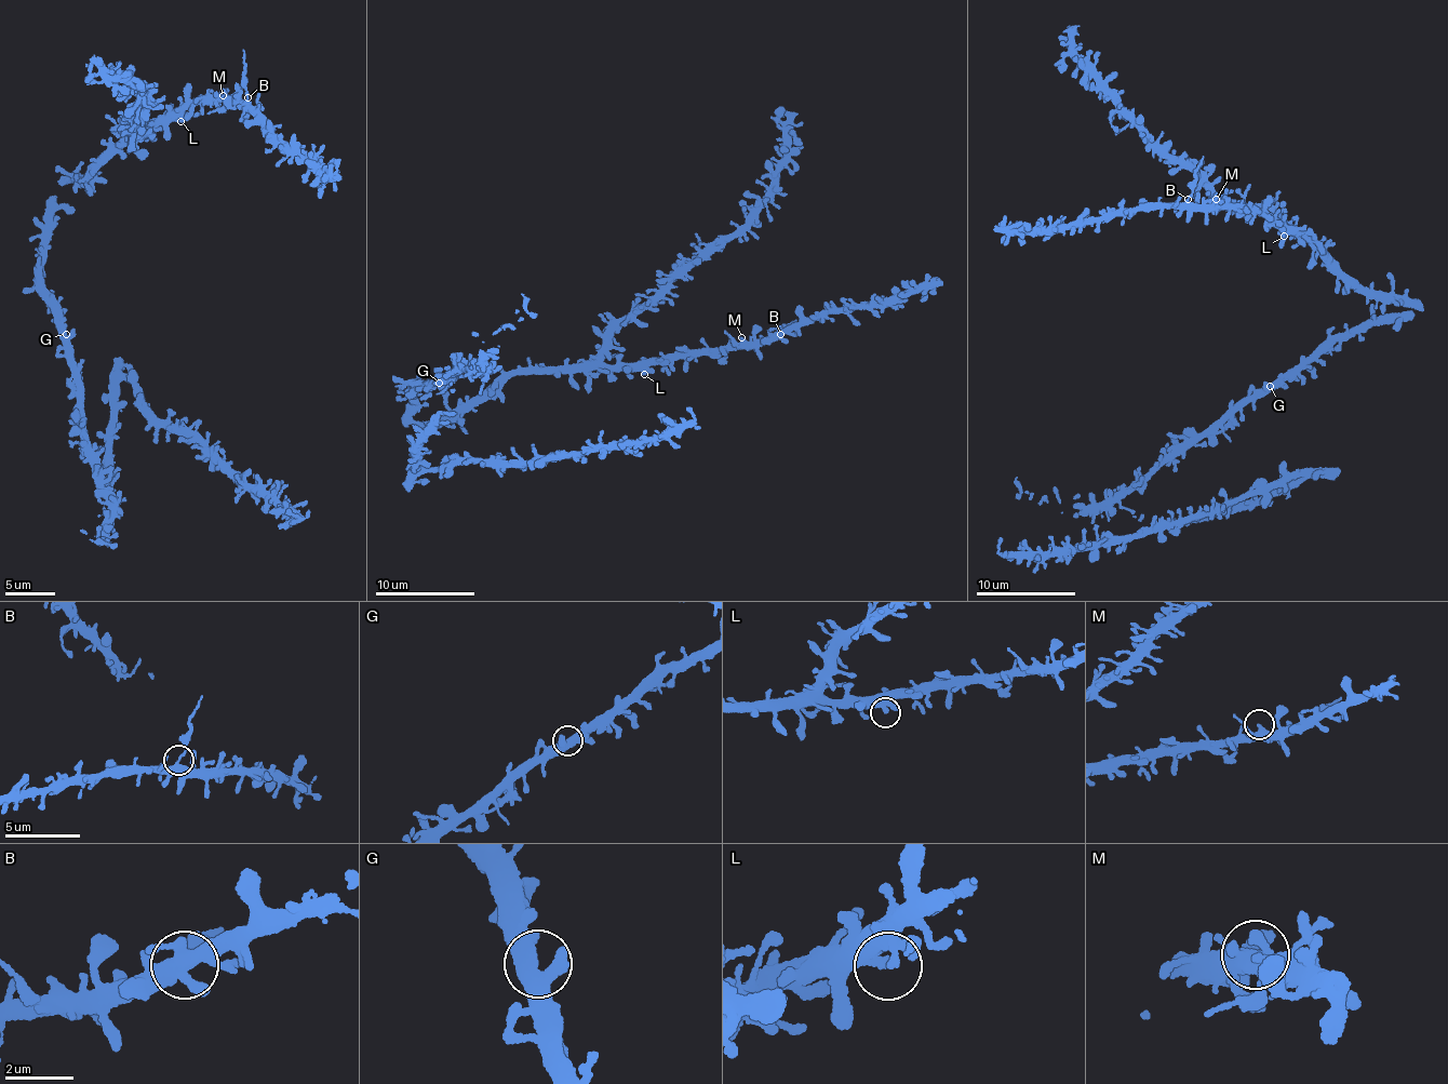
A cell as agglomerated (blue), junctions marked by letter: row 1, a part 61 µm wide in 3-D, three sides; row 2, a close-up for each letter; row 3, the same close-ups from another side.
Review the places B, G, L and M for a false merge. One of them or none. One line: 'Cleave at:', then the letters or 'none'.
Cleave at: B

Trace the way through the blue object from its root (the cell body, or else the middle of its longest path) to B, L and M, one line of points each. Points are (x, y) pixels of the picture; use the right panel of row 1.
B: (1271, 385), (1335, 336), (1399, 322), (1418, 307), (1353, 280), (1262, 214), (1223, 206), (1207, 212), (1187, 198)
L: (1271, 385), (1335, 336), (1399, 322), (1418, 307), (1353, 280), (1297, 235), (1284, 236)
M: (1271, 385), (1335, 336), (1399, 322), (1418, 307), (1353, 280), (1265, 216), (1242, 215), (1216, 199)

